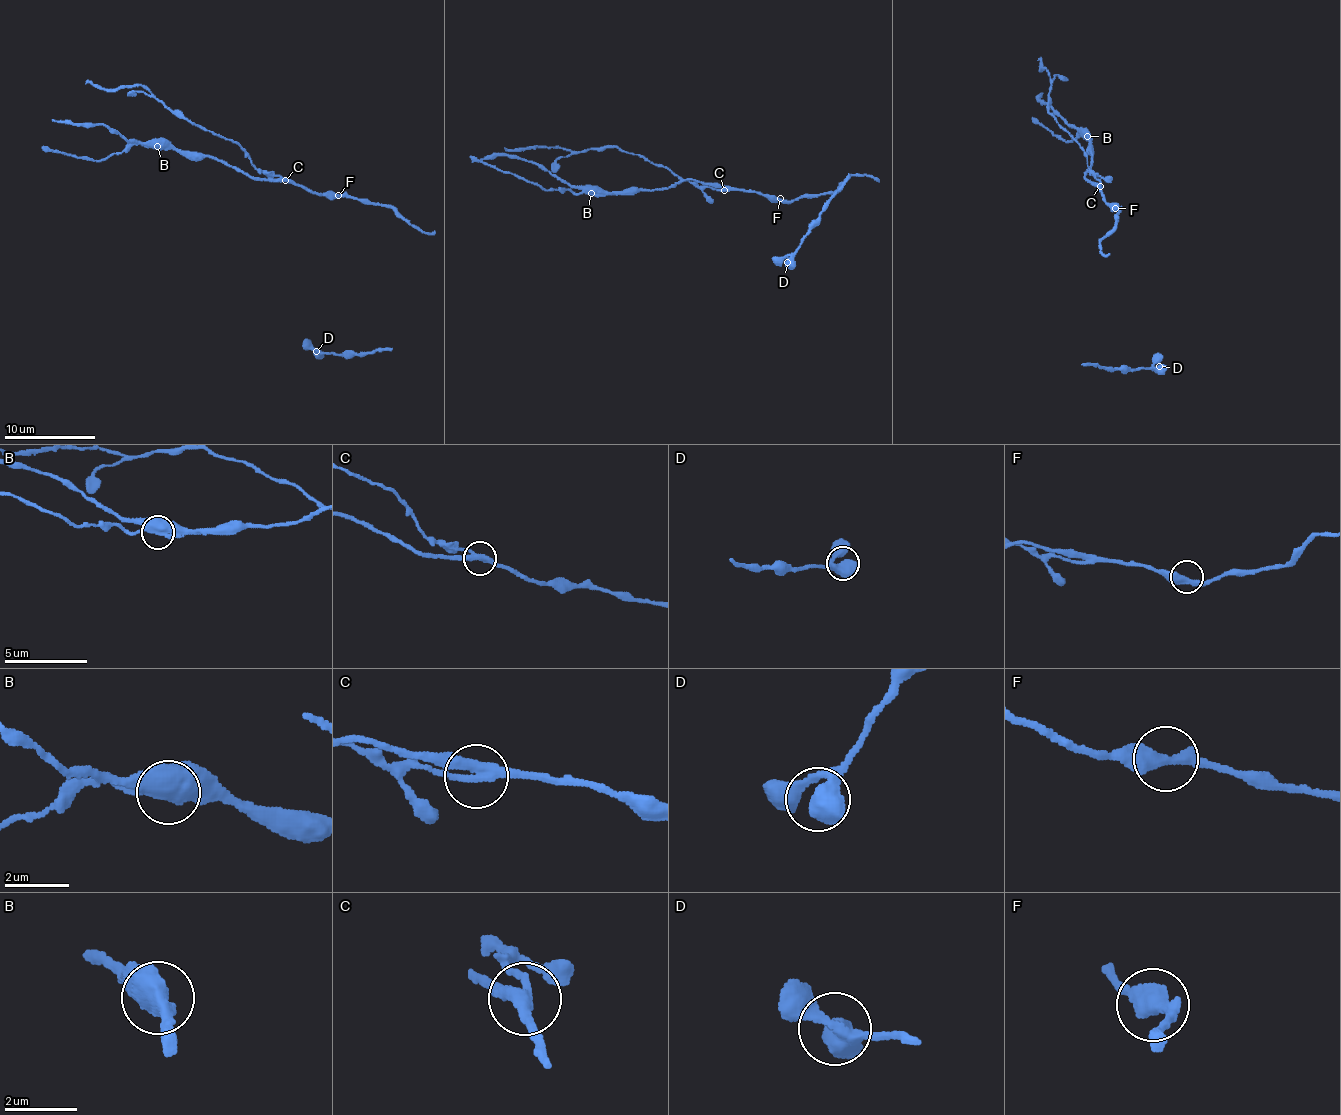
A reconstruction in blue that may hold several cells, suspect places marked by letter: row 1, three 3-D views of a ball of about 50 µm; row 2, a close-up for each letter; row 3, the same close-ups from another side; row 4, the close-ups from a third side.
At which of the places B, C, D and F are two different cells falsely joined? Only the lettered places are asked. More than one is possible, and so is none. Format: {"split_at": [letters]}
{"split_at": ["B", "C"]}

